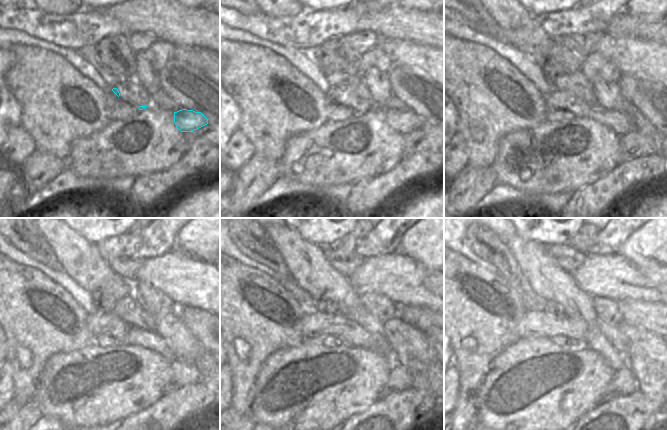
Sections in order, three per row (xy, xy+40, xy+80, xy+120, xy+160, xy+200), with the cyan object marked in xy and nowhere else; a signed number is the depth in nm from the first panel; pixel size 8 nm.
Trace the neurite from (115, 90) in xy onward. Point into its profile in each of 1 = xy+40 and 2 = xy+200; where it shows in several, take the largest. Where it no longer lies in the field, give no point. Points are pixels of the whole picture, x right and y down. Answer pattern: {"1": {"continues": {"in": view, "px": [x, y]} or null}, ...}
{"1": {"continues": {"in": "xy+40", "px": [335, 94]}}, "2": {"continues": {"in": "xy+200", "px": [534, 324]}}}

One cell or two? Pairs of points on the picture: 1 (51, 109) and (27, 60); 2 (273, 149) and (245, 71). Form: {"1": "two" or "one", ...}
{"1": "one", "2": "one"}

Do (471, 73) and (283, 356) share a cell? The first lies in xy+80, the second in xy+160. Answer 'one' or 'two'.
two

